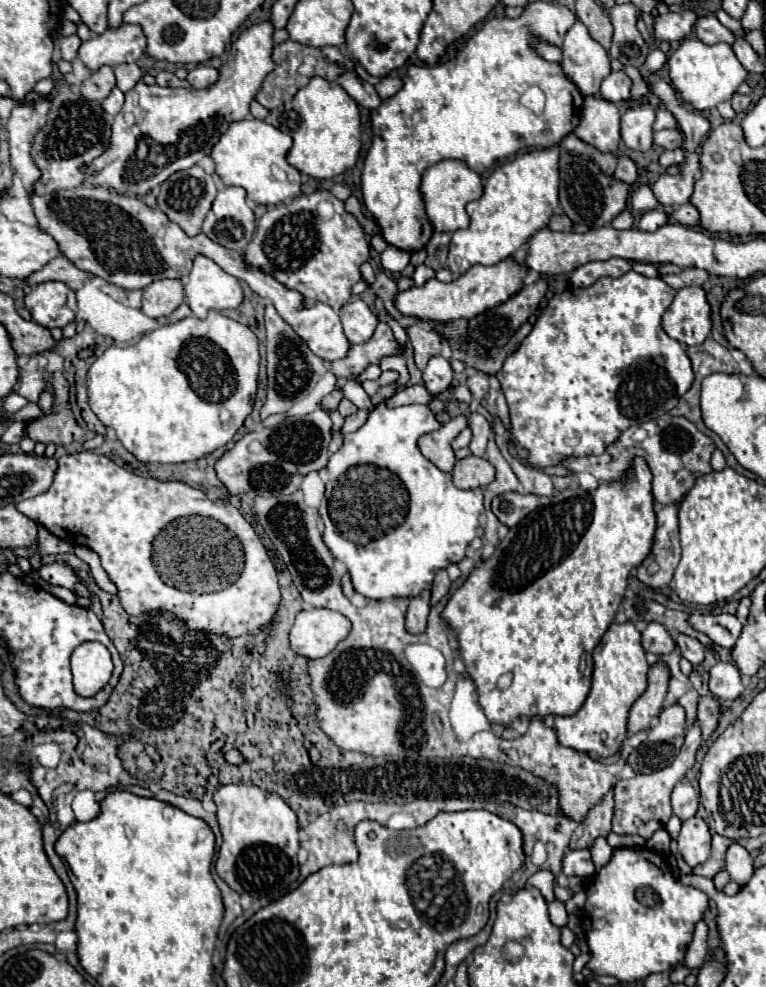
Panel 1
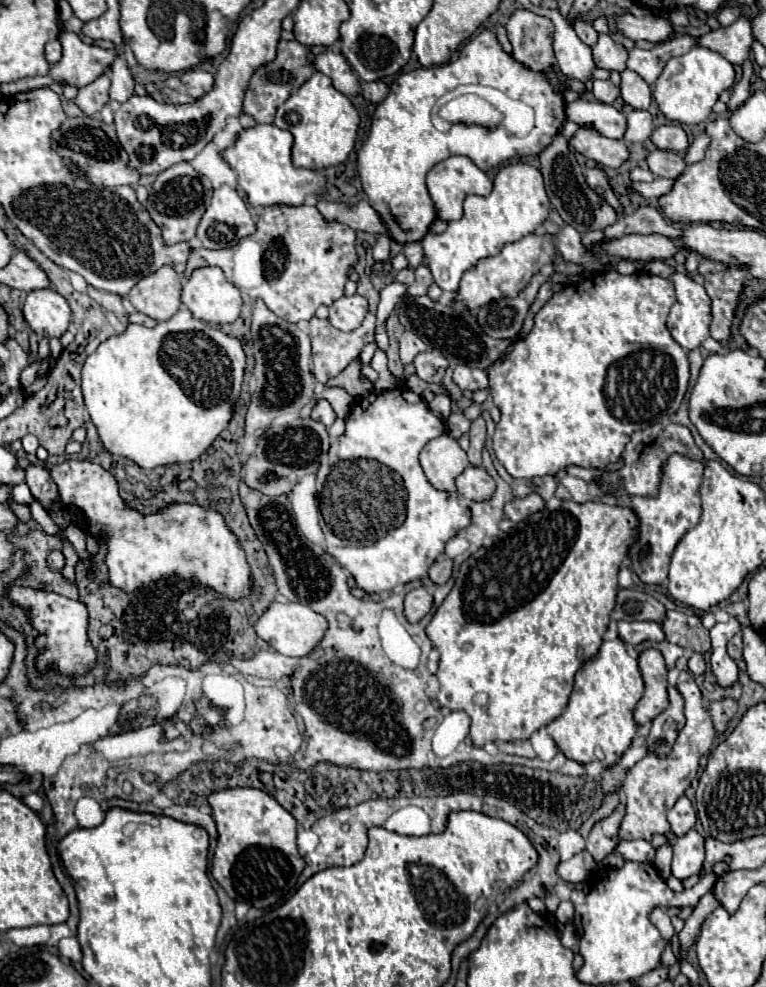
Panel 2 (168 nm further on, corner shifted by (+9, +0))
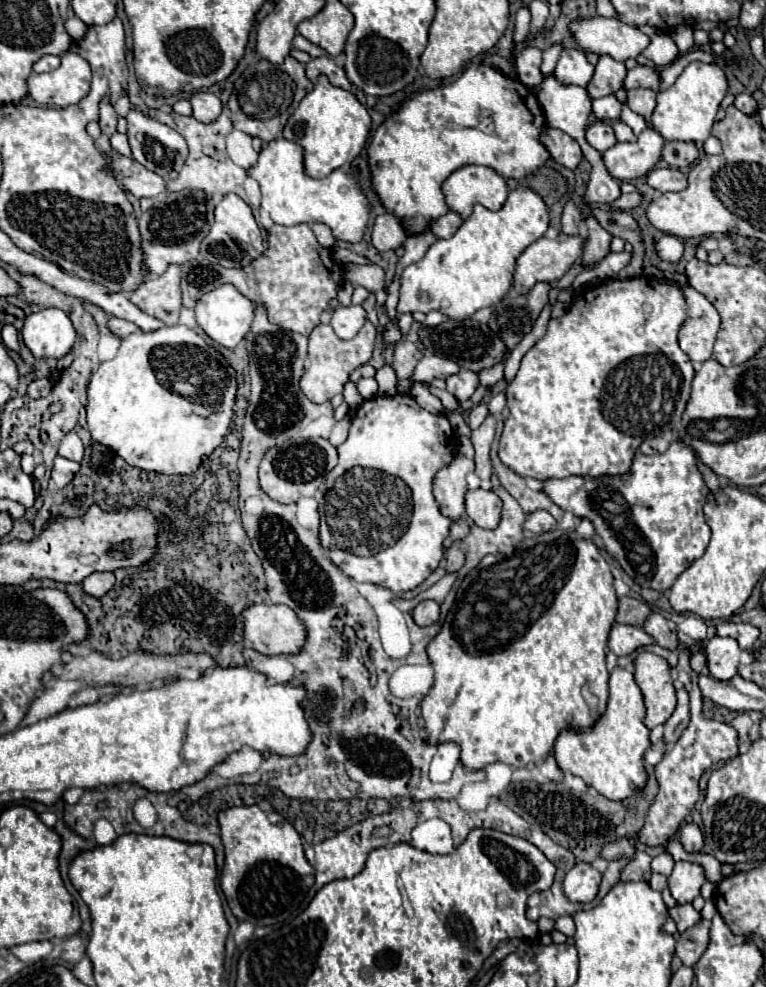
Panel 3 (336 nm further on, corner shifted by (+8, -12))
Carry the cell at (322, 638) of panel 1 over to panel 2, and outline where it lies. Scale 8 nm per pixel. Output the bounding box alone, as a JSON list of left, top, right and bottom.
[254,602,326,658]

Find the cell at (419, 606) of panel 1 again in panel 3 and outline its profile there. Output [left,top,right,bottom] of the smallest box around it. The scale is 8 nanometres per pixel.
[411,600,439,626]

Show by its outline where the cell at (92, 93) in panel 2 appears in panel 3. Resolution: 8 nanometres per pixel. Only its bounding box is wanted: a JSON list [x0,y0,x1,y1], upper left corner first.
[99,98,117,136]

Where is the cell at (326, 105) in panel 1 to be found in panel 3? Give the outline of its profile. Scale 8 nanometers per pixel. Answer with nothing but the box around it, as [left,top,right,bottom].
[283,76,371,178]

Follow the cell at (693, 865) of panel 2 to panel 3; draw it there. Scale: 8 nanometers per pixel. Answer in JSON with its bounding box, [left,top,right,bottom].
[669,862,705,904]

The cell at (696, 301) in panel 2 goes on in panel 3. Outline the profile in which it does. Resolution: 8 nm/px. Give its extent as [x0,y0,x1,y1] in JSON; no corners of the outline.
[679,286,719,362]

